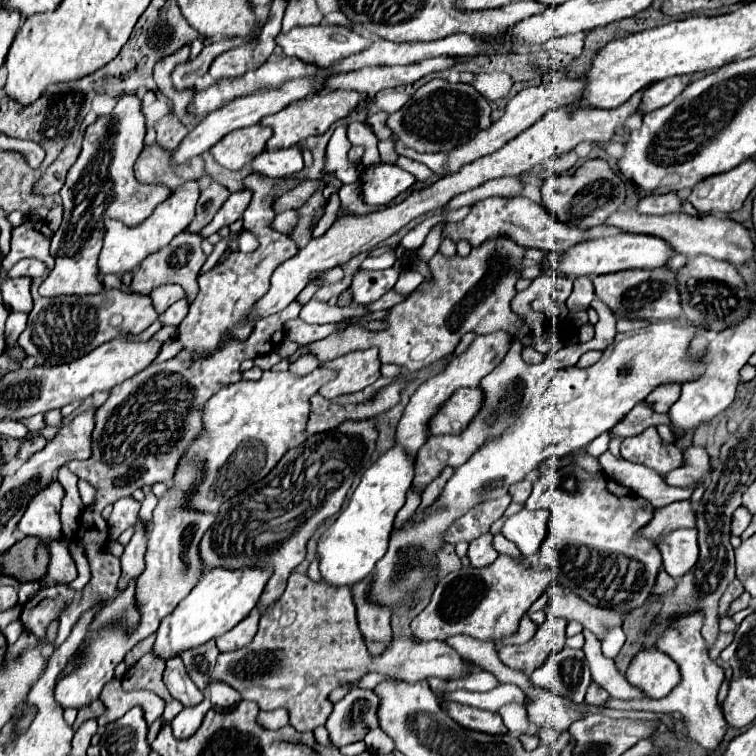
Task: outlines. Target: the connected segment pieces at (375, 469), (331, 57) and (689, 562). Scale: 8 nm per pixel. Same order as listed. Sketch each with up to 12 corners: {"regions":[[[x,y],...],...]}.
{"regions":[[[389,448],[317,544],[323,582],[355,586],[387,552],[413,464]],[[347,26],[277,36],[287,56],[331,66],[373,44]],[[679,528],[659,542],[663,566],[685,576],[699,558],[695,528]]]}

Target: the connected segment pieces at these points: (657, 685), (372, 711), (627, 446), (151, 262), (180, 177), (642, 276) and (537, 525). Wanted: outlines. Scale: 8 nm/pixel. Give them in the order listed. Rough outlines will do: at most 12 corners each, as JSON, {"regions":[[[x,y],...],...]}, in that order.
{"regions":[[[641,648],[627,680],[649,698],[679,684],[679,668],[657,648]],[[367,688],[339,700],[325,724],[341,748],[379,726],[379,696]],[[655,426],[625,438],[621,454],[661,476],[683,464]],[[183,230],[137,268],[129,290],[175,282],[187,300],[207,260],[204,238]],[[145,146],[135,164],[143,184],[179,188],[207,176],[201,156],[171,166],[169,152]],[[675,272],[591,276],[615,316],[681,318]],[[521,510],[501,534],[531,556],[547,536],[547,510]]]}

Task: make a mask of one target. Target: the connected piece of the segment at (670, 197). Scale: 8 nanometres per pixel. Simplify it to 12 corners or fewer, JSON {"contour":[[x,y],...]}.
{"contour":[[677,192],[641,196],[639,214],[679,212]]}

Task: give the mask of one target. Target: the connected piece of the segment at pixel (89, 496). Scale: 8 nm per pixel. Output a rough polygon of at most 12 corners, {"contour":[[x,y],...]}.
{"contour":[[79,480],[83,504],[91,504],[95,488],[87,480]]}

